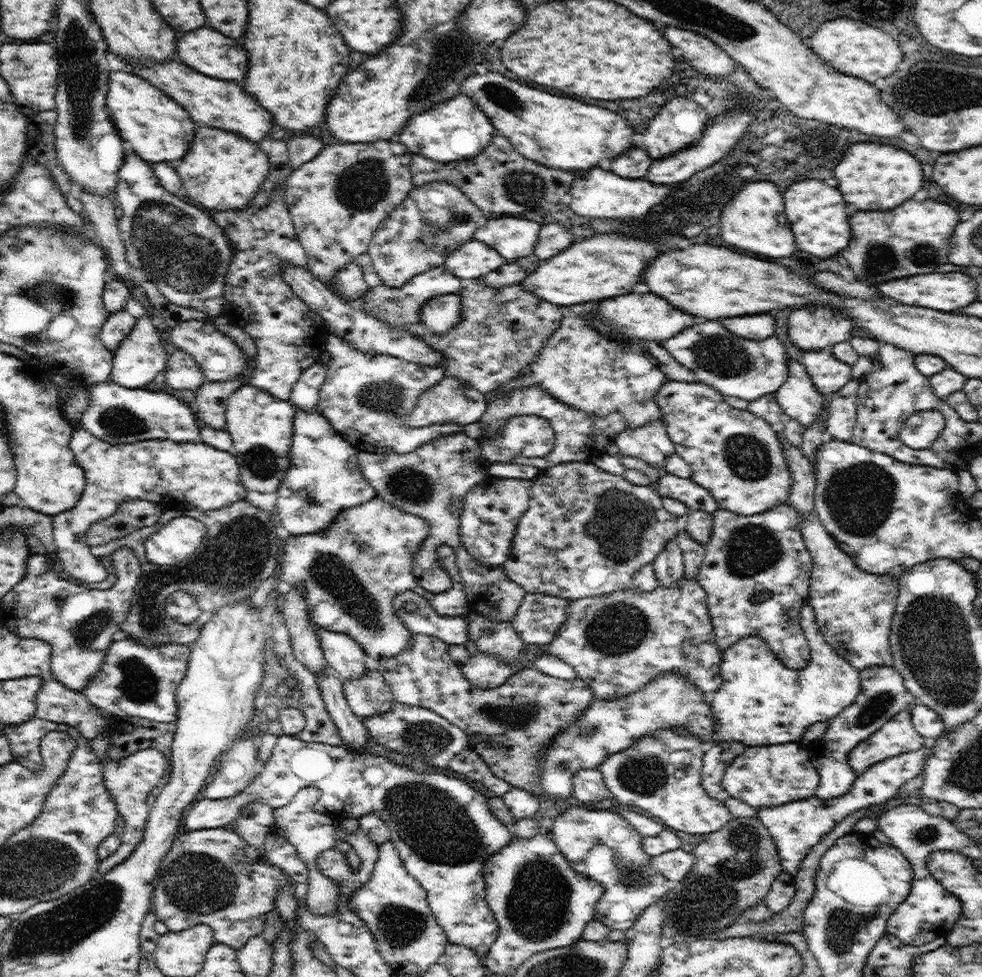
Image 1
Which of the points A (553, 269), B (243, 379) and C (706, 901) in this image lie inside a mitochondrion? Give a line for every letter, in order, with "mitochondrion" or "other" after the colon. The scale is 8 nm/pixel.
A: other
B: other
C: mitochondrion

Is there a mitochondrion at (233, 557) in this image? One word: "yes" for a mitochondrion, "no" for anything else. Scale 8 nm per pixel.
yes

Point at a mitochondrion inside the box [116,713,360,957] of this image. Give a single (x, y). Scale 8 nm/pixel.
(196, 884)

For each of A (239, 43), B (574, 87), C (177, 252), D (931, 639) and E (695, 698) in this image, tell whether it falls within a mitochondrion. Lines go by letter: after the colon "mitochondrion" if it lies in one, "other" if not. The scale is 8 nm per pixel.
A: other
B: other
C: mitochondrion
D: mitochondrion
E: other

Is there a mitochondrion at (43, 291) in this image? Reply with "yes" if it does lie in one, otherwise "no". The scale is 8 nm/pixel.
yes

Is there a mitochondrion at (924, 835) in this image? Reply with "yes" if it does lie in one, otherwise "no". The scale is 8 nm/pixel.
yes

